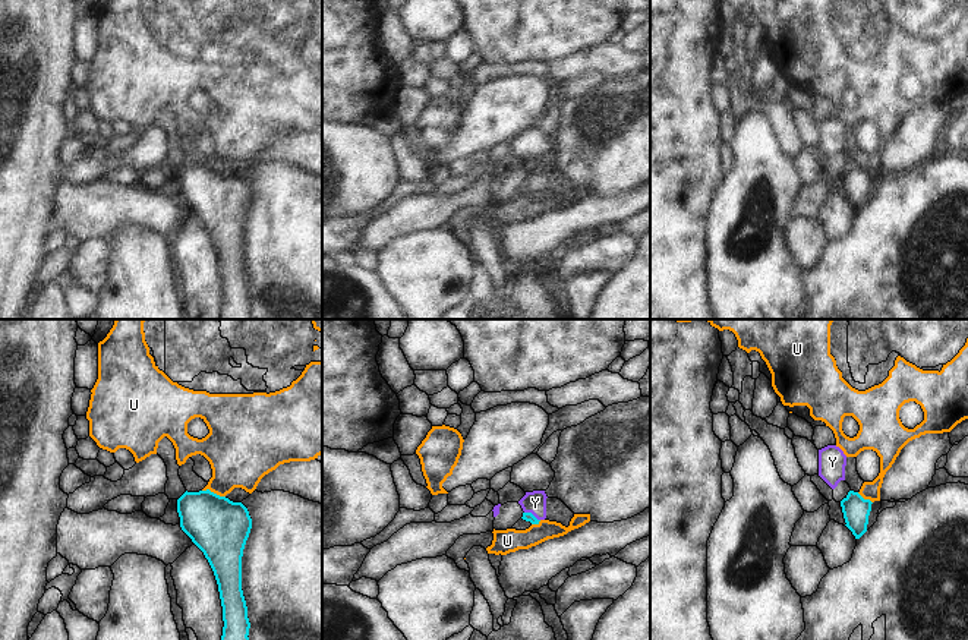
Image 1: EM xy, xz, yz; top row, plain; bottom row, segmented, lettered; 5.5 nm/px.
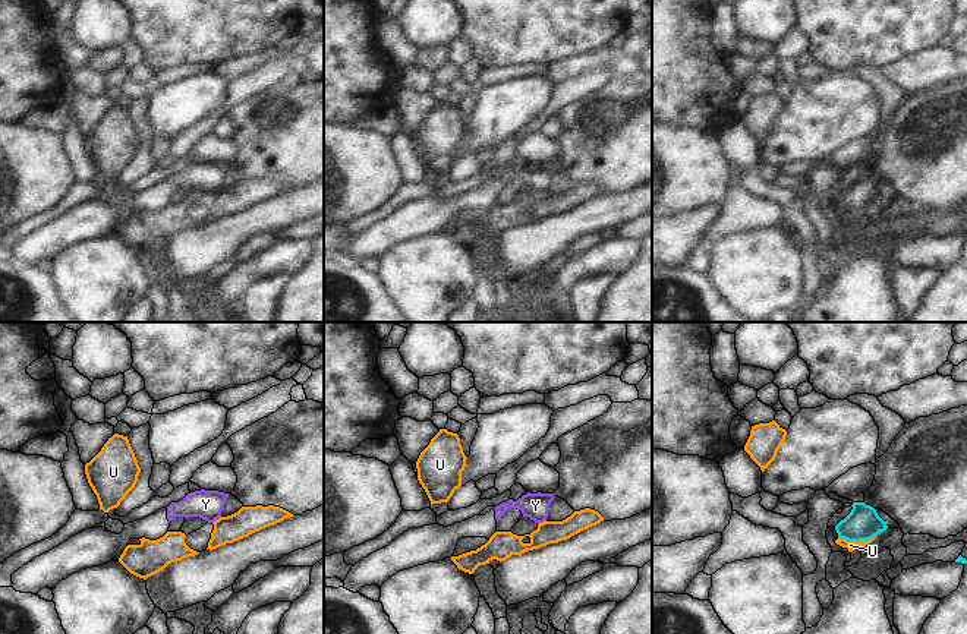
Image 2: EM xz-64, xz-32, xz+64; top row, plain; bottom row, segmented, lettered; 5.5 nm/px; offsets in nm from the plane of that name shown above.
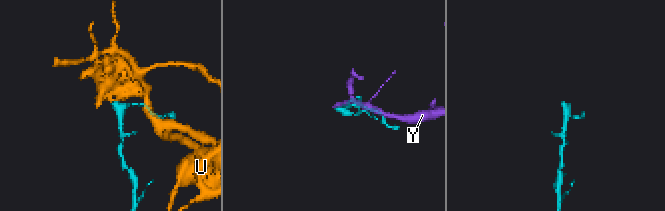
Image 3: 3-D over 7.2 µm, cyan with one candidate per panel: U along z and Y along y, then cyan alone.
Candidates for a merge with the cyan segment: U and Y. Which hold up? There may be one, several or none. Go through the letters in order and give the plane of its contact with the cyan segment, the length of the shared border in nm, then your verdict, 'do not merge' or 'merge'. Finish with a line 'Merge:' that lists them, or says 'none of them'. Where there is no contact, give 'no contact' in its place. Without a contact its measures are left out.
U: meets cyan in xy; contact 130 nm long; do not merge
Y: meets cyan in xz; contact 100 nm long; merge
Merge: Y

